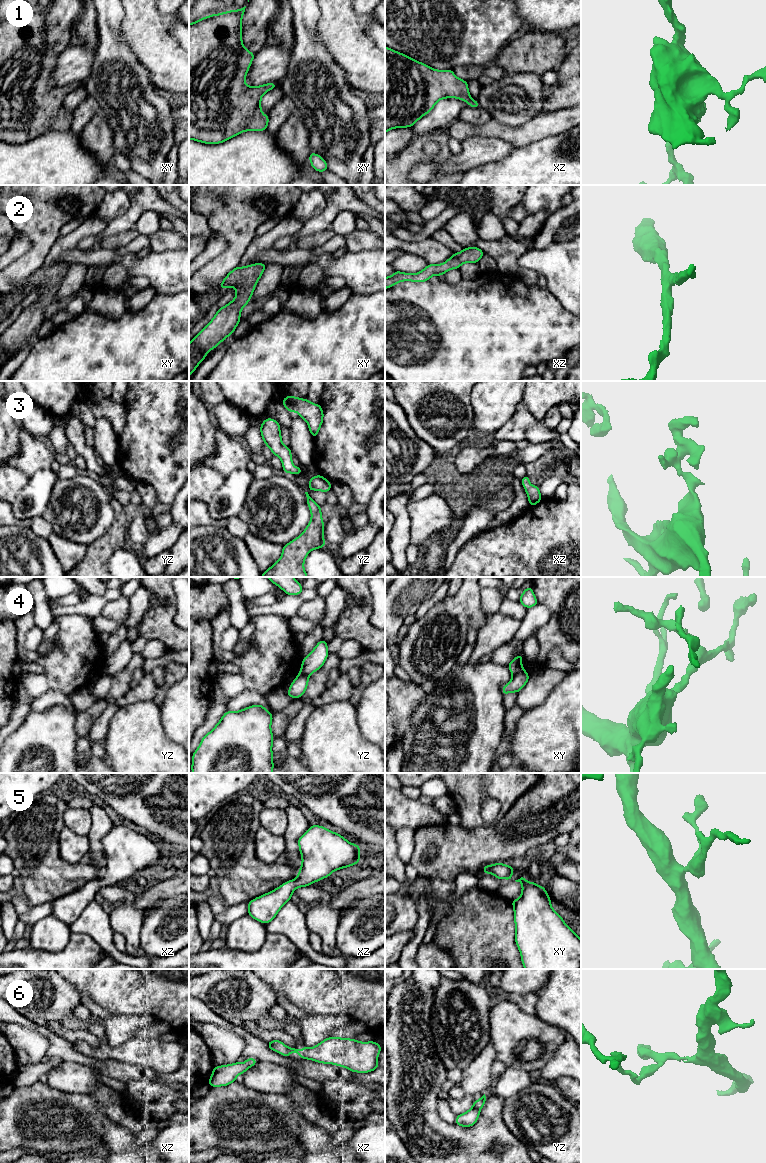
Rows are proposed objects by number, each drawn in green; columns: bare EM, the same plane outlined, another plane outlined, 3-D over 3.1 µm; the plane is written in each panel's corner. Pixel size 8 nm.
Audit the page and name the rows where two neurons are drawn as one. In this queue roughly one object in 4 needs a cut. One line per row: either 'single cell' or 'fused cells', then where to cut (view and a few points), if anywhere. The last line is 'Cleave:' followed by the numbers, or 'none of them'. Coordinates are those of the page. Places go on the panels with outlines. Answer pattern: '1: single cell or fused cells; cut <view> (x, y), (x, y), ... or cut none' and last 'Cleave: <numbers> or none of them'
1: single cell; cut none
2: single cell; cut none
3: single cell; cut none
4: fused cells; cut xy (524, 670), (513, 676)
5: single cell; cut none
6: single cell; cut none
Cleave: 4

